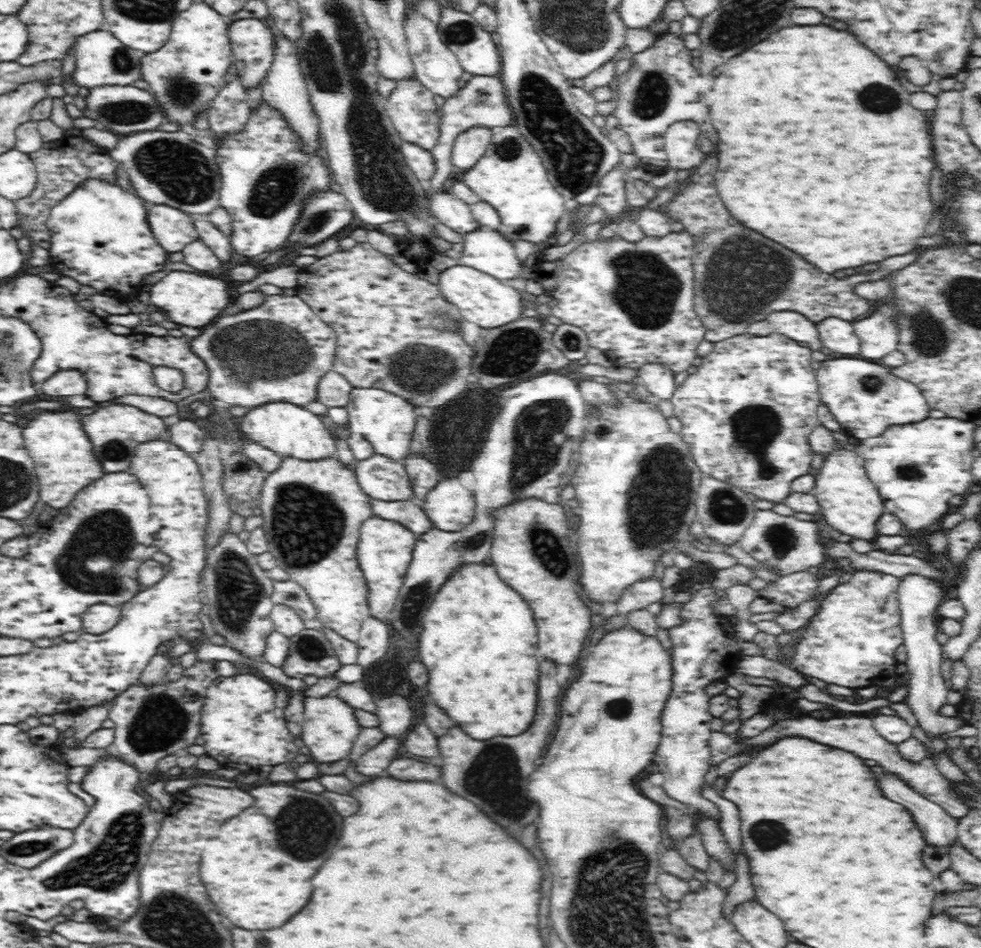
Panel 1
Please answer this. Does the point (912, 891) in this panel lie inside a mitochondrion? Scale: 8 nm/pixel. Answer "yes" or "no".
no

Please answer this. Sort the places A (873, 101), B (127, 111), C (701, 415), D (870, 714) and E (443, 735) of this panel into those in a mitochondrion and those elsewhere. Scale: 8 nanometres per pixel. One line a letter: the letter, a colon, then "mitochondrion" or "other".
A: mitochondrion
B: mitochondrion
C: other
D: other
E: other

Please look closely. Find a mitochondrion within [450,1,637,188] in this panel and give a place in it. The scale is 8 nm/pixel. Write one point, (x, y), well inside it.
(507, 149)

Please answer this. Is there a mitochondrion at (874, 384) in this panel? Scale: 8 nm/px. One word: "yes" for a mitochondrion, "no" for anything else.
yes

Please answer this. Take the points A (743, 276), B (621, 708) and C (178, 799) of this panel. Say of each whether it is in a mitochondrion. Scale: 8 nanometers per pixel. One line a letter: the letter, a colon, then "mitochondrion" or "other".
A: mitochondrion
B: mitochondrion
C: other

